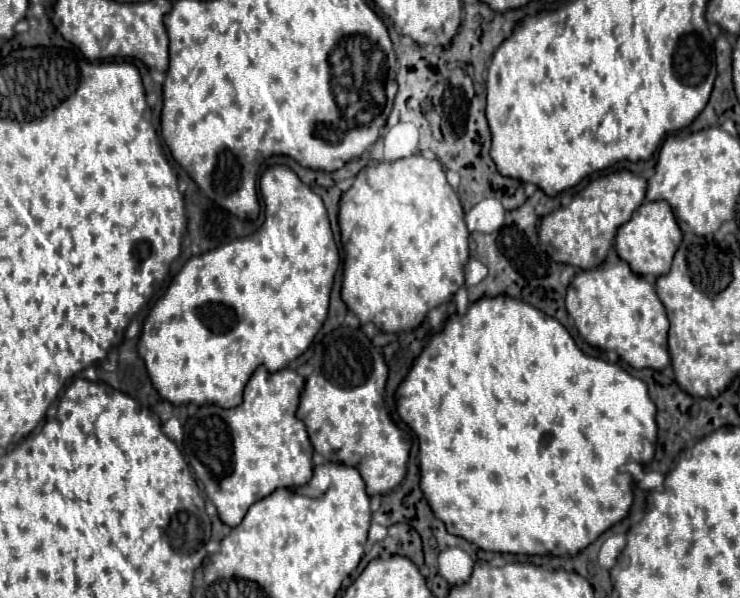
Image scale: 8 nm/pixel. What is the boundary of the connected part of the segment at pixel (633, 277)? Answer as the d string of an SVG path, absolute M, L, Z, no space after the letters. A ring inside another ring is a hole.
M604 261L600 267L594 269L586 269L576 273L576 277L572 279L568 293L566 293L566 309L570 313L570 317L574 317L574 323L580 331L580 335L594 347L600 349L614 349L628 365L632 365L634 369L664 369L666 365L670 365L670 355L668 355L668 317L664 311L664 305L660 303L654 285L646 281L646 277L636 275L628 263L624 261Z

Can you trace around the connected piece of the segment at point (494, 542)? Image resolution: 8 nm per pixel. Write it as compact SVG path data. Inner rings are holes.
M508 295L480 297L478 301L468 305L468 311L464 315L456 313L448 317L444 329L430 337L422 353L414 359L408 375L398 385L396 411L418 437L420 489L428 505L432 507L432 513L446 525L450 533L476 543L484 551L518 555L576 555L578 551L588 547L600 533L626 517L632 505L632 477L628 473L620 473L620 467L632 461L652 461L658 435L656 405L652 403L644 381L632 377L620 365L612 365L604 359L582 353L558 319Z

